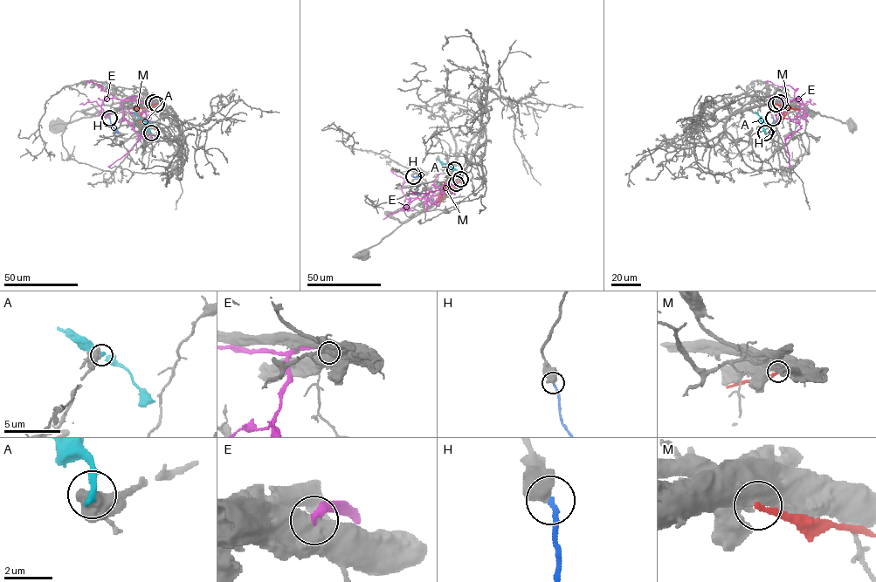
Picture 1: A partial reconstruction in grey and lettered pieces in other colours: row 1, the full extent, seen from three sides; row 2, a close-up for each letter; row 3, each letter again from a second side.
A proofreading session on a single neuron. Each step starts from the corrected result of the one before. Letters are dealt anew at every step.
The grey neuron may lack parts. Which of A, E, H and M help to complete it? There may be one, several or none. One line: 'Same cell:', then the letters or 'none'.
Same cell: H

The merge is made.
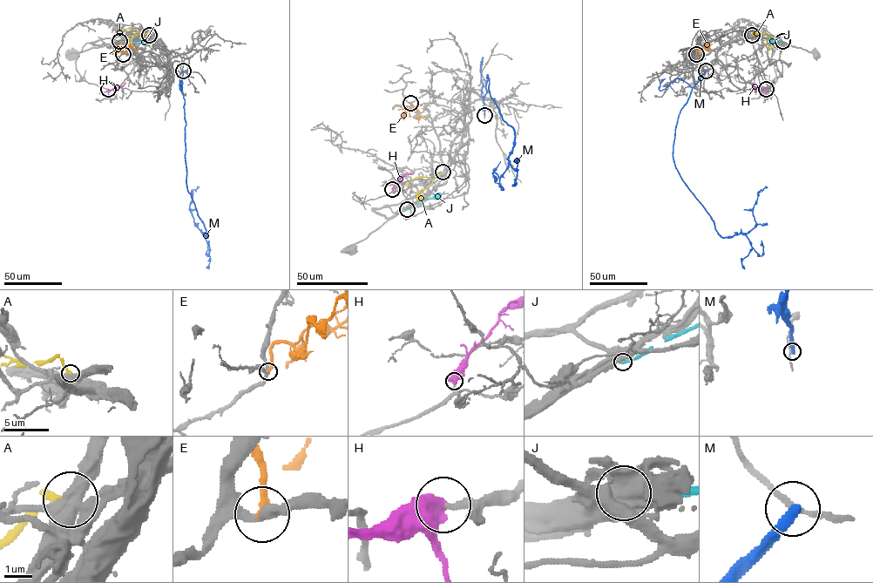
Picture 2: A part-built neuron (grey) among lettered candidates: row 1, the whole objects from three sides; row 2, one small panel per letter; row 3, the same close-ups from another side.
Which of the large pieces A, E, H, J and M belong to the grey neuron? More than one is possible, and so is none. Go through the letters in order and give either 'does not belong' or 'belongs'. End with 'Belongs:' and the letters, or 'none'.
A: does not belong
E: does not belong
H: belongs
J: does not belong
M: does not belong
Belongs: H

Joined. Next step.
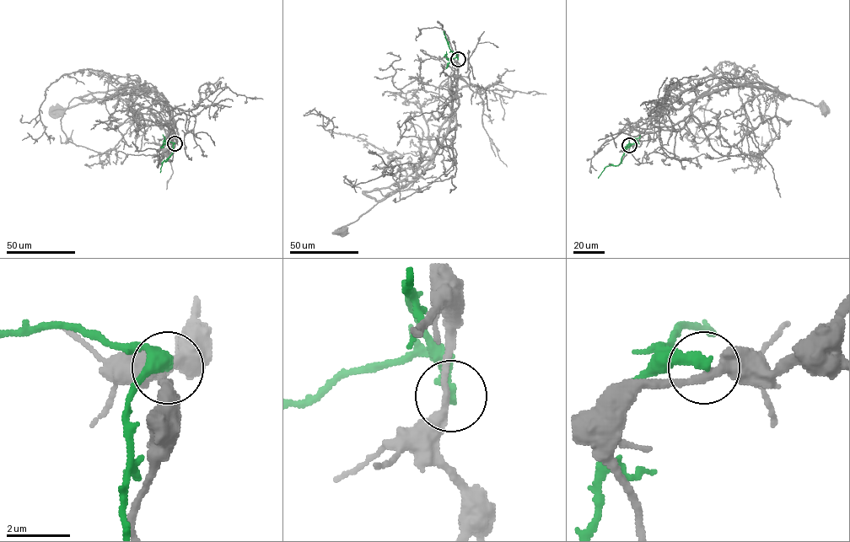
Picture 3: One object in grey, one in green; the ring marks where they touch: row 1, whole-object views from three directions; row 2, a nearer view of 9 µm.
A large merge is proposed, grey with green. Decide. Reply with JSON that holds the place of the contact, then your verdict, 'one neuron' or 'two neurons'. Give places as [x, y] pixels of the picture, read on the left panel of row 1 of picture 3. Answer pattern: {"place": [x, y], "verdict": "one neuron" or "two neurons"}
{"place": [174, 143], "verdict": "two neurons"}

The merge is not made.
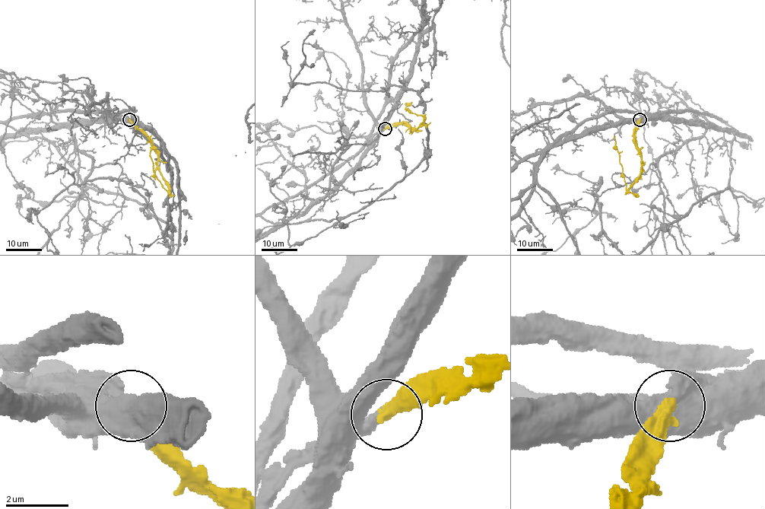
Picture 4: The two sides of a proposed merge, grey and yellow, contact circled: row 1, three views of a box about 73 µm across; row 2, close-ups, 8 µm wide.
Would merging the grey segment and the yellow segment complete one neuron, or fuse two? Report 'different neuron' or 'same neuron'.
same neuron

